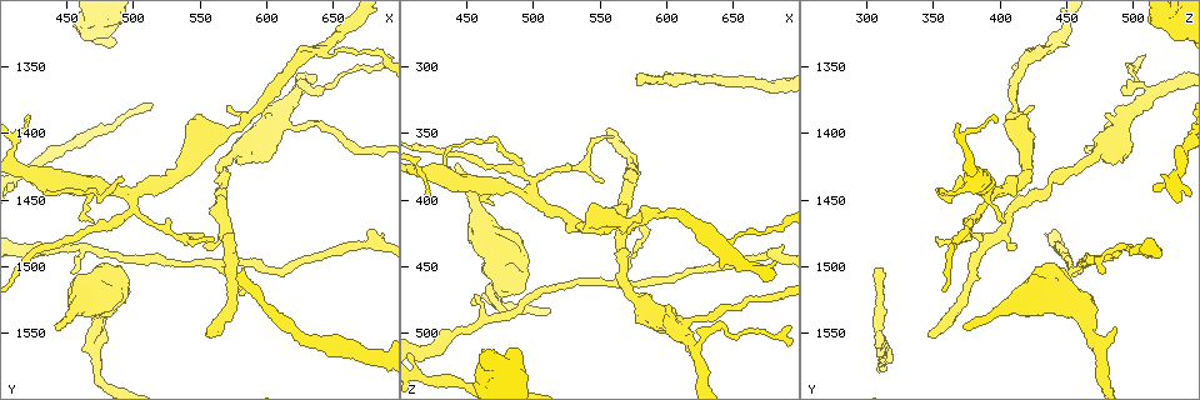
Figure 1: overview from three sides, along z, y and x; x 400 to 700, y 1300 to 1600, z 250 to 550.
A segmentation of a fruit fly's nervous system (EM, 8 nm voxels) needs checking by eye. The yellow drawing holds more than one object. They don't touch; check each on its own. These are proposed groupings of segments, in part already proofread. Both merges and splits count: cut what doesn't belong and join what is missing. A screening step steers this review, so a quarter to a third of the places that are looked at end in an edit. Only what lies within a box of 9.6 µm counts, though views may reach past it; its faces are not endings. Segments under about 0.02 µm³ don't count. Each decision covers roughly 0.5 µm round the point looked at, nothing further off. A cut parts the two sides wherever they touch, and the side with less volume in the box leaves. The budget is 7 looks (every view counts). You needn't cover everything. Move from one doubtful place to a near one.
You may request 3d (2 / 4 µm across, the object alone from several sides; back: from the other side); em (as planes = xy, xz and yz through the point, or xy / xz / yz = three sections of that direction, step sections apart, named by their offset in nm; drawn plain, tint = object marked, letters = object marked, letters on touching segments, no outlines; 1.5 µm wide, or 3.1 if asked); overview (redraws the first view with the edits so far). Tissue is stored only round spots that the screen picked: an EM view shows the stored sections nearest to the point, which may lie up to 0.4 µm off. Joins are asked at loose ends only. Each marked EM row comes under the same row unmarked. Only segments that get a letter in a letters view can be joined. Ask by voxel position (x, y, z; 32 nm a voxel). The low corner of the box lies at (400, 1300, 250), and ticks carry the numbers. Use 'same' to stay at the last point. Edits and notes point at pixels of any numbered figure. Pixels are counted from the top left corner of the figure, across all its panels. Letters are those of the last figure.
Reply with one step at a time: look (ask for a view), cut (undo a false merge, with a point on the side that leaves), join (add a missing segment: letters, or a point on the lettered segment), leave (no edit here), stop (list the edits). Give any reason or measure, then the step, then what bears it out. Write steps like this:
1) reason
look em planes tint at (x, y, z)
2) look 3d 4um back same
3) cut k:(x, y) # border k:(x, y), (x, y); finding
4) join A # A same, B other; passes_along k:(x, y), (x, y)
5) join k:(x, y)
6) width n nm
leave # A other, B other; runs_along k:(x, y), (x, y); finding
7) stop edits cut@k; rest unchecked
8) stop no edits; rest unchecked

branch stops here
look em planes letters at (442, 1546, 374)

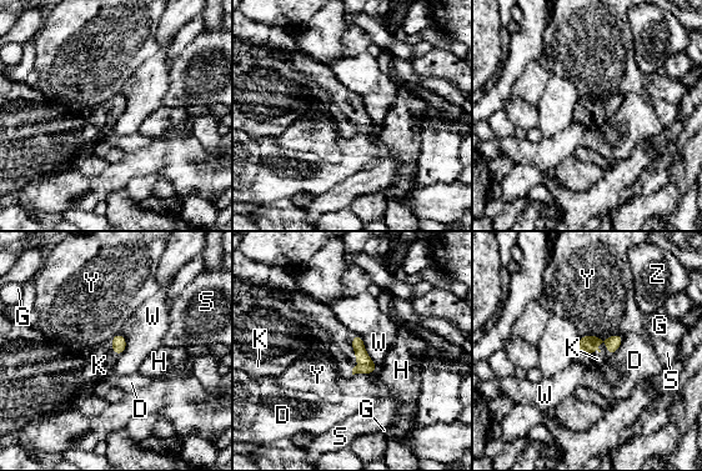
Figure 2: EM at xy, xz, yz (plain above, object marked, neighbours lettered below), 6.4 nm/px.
join K # D other, G other, H other, K same, S other, W other, Y other, Z other; passes_along 2:(586, 345), (597, 344), (597, 359); it goes on there

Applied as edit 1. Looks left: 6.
look overview

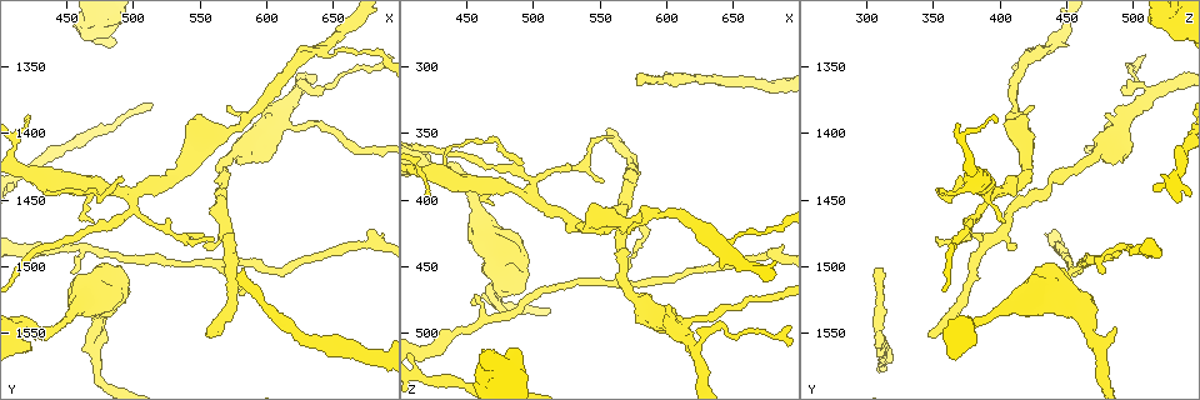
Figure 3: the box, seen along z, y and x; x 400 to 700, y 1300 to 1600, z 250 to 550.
an open end
look 3d 4um at (552, 1486, 412)

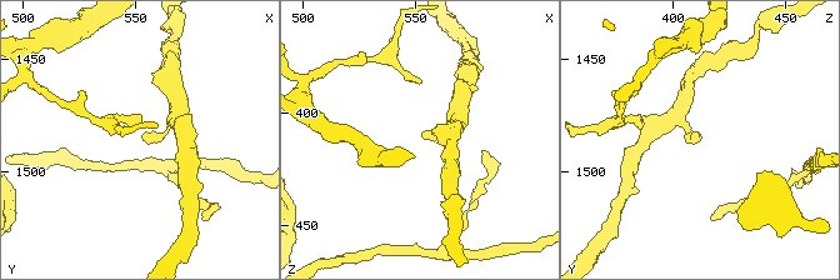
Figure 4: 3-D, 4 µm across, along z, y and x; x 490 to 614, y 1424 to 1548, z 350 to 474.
shape alone is not enough
look em xz step 4 tint at (555, 1485, 411)

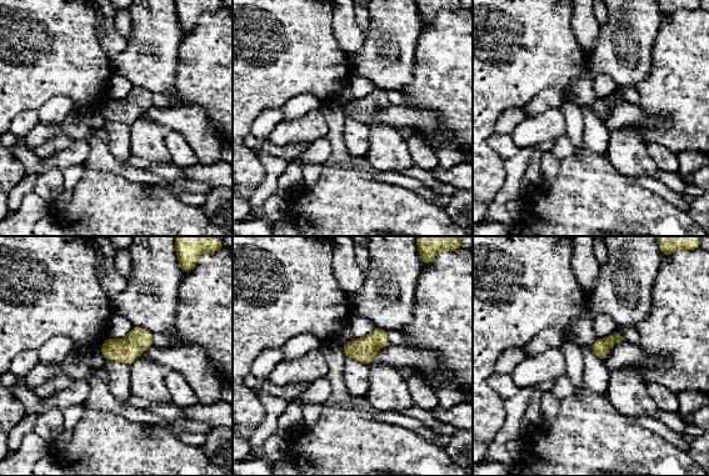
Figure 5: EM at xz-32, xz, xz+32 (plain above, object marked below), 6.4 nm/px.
look em planes letters same

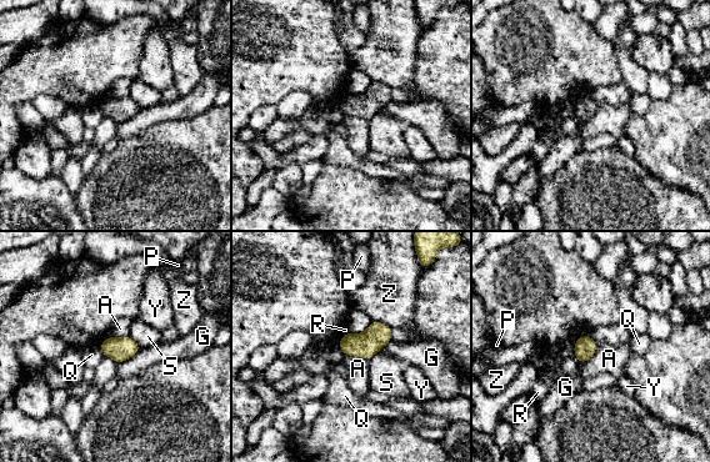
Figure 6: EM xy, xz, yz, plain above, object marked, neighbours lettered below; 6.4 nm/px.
longest_contact G 180 nm
leave # A other, G other, P other, Q other, R other, S other, Y other, Z other; border 6:(598, 345), (594, 353), (580, 363); no lettered segment goes on from it

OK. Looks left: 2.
branch stops here
look 3d 2um at (556, 1552, 346)

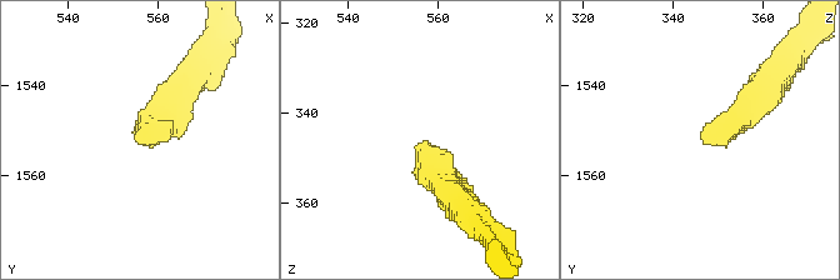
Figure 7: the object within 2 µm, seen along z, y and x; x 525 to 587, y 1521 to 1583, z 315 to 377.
look em planes letters at (555, 1551, 347)

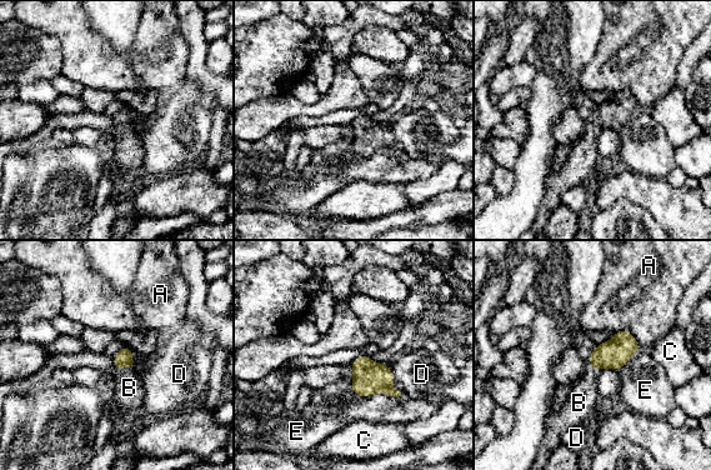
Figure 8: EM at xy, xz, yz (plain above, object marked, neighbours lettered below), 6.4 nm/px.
width 110 nm
join B # A other, B same, C other, D other, E other; passes_along 8:(123, 359), (125, 366), (129, 388); the neuron continues

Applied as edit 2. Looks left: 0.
stop edits join@2, join@8; rest unchecked

